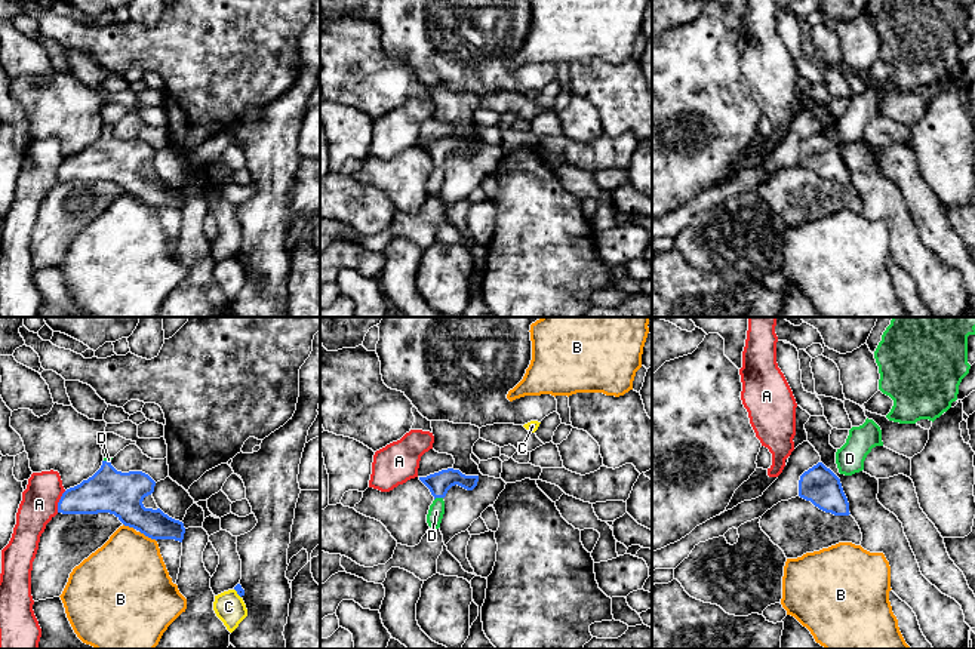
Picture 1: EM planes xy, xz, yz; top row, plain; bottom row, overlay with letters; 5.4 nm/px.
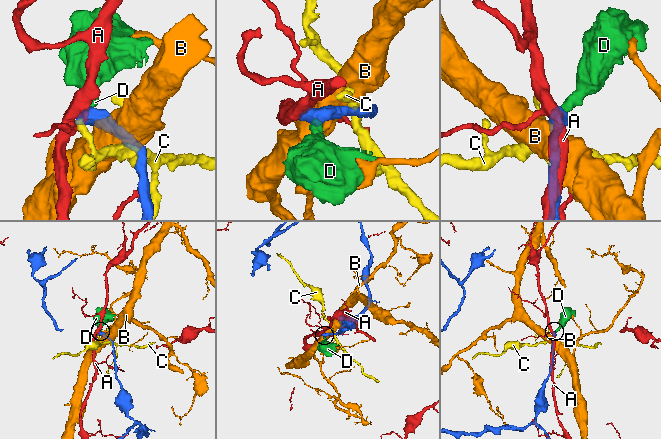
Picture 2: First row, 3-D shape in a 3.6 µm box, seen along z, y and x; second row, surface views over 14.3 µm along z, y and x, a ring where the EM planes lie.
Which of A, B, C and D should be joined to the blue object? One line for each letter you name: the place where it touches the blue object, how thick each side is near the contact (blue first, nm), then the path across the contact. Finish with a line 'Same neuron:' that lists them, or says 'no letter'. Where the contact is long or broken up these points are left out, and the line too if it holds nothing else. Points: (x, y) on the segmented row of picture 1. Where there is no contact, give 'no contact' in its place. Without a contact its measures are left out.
D: xz (437, 497) | 120/90 nm | across xz (439, 483), (437, 497), (436, 511)
Same neuron: D

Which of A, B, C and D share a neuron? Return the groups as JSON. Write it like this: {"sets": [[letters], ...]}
{"sets": [["A"], ["B"], ["C"], ["D"]]}

